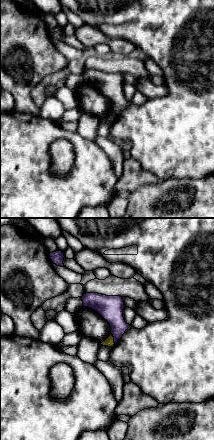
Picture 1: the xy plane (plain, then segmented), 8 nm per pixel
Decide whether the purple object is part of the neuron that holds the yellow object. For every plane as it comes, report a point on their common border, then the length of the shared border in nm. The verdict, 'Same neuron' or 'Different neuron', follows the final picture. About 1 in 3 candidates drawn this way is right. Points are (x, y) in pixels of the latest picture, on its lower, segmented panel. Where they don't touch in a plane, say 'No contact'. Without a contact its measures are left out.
Touches yellow at (113, 338). Shared border 90 nm

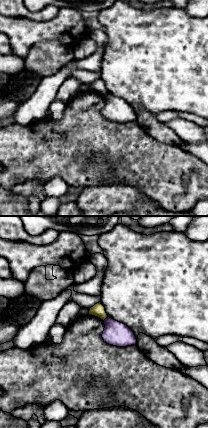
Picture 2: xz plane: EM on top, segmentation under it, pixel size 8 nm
Touches yellow at (105, 318). Shared border 60 nm

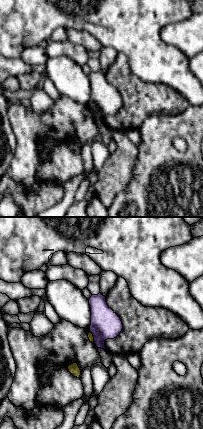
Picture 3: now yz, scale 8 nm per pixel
Touches yellow at (93, 337). Shared border 110 nm

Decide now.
Different neuron

